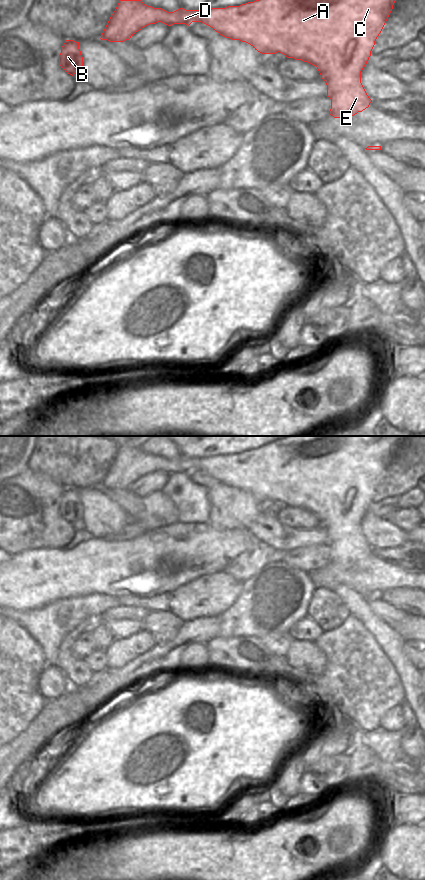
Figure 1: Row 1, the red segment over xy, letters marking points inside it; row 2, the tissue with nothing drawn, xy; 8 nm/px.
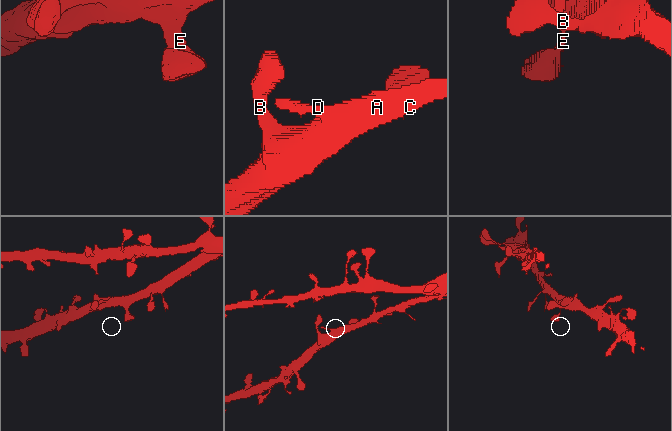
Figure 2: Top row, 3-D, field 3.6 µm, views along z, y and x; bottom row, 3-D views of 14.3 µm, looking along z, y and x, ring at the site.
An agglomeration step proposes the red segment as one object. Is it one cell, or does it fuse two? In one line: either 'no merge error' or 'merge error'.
no merge error

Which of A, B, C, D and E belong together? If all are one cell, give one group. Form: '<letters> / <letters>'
A B C D E

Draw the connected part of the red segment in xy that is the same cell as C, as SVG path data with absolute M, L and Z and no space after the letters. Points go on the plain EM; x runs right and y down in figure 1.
M287 436L240 454L210 458L180 456L174 460L148 454L141 448L119 448L100 487L124 490L142 476L158 470L168 474L174 472L189 474L192 470L202 470L221 484L246 490L262 502L280 500L287 506L302 508L316 514L327 533L327 544L331 547L329 562L334 566L348 568L368 556L372 550L361 531L361 519L371 504L375 489L390 463L395 449L404 438L405 436Z

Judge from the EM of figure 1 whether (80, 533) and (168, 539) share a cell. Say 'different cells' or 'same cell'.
different cells

